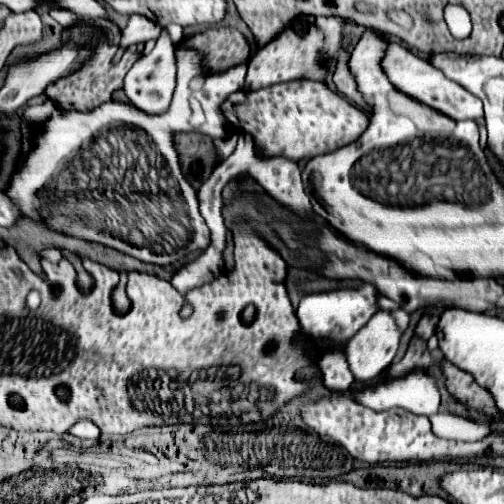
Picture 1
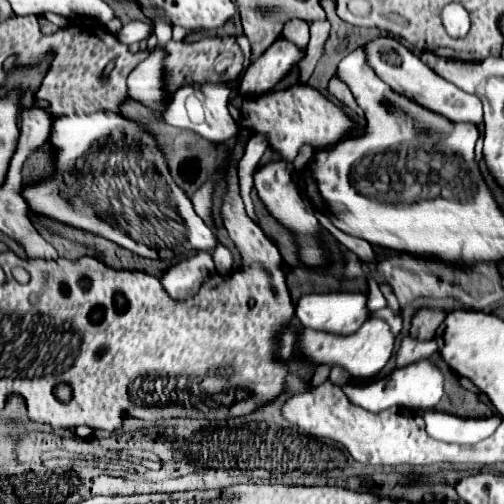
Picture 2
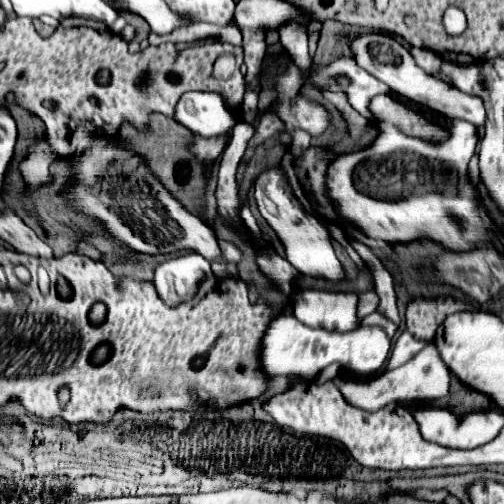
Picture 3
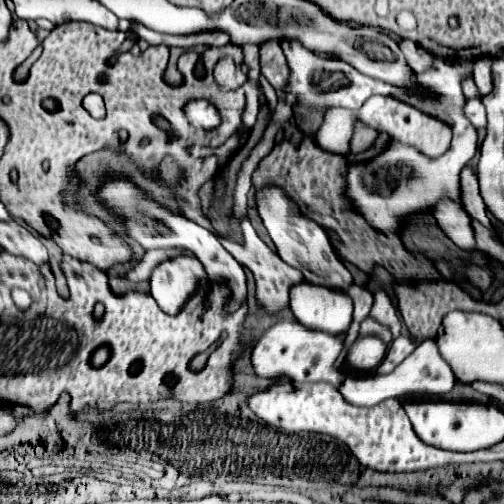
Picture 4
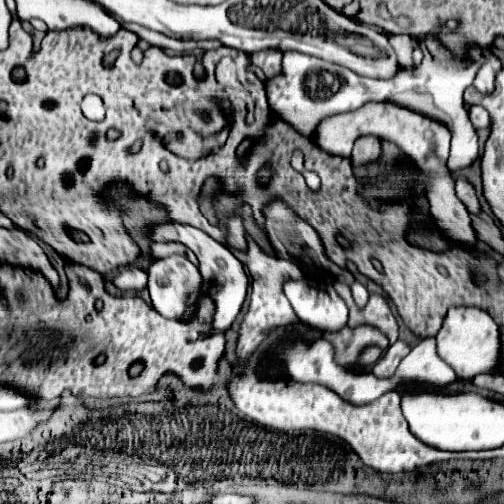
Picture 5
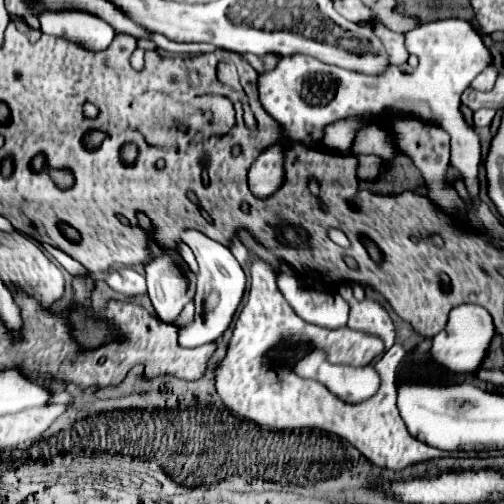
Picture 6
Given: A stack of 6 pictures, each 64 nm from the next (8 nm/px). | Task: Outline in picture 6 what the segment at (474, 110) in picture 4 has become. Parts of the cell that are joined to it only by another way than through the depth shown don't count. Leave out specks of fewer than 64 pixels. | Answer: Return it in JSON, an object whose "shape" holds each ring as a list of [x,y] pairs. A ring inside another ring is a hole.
{"shape":[[[480,108],[474,112],[474,126],[478,126],[478,128],[490,126],[492,118],[494,118],[494,112],[490,108]]]}

